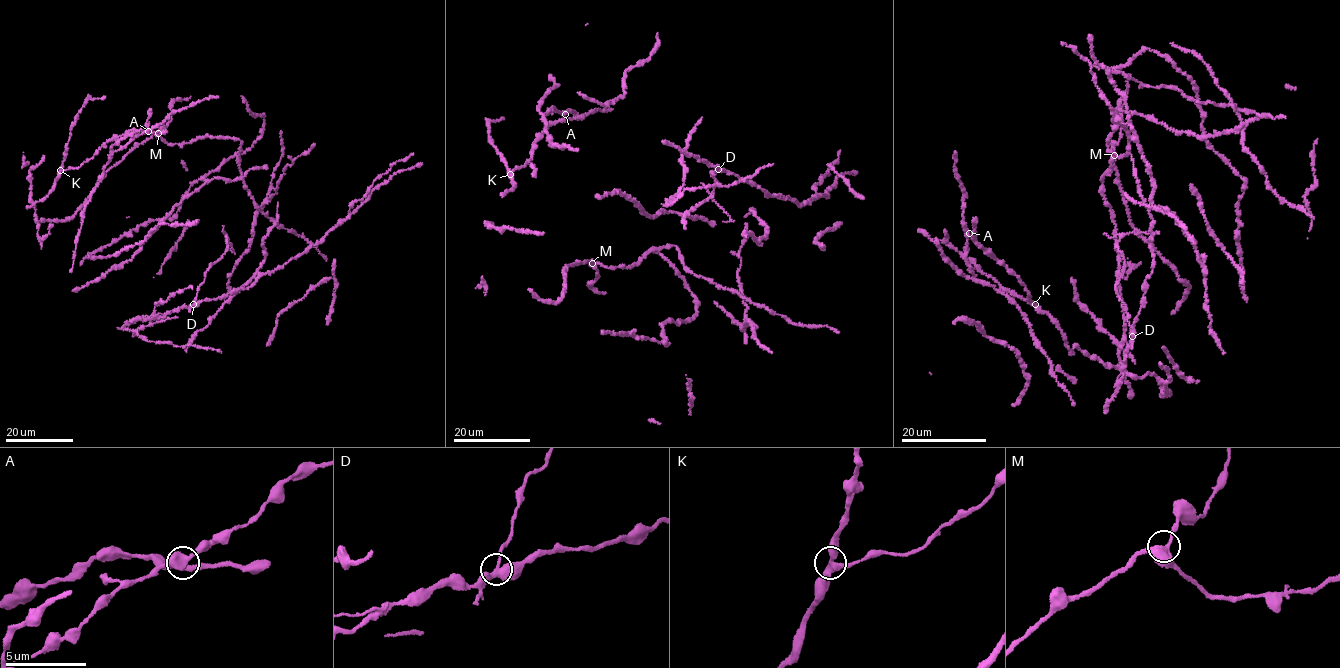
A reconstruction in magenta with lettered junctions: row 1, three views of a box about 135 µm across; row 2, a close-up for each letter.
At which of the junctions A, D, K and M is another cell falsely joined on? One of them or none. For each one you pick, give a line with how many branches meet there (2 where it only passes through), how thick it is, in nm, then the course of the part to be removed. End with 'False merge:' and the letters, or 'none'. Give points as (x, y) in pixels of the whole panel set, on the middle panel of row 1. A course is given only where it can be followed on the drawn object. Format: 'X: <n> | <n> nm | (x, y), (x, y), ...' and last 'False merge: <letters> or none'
D: 3 | 360 nm | (718, 169), (715, 174), (710, 173), (720, 185), (714, 186), (712, 195), (729, 215), (730, 221), (723, 221)
False merge: D

